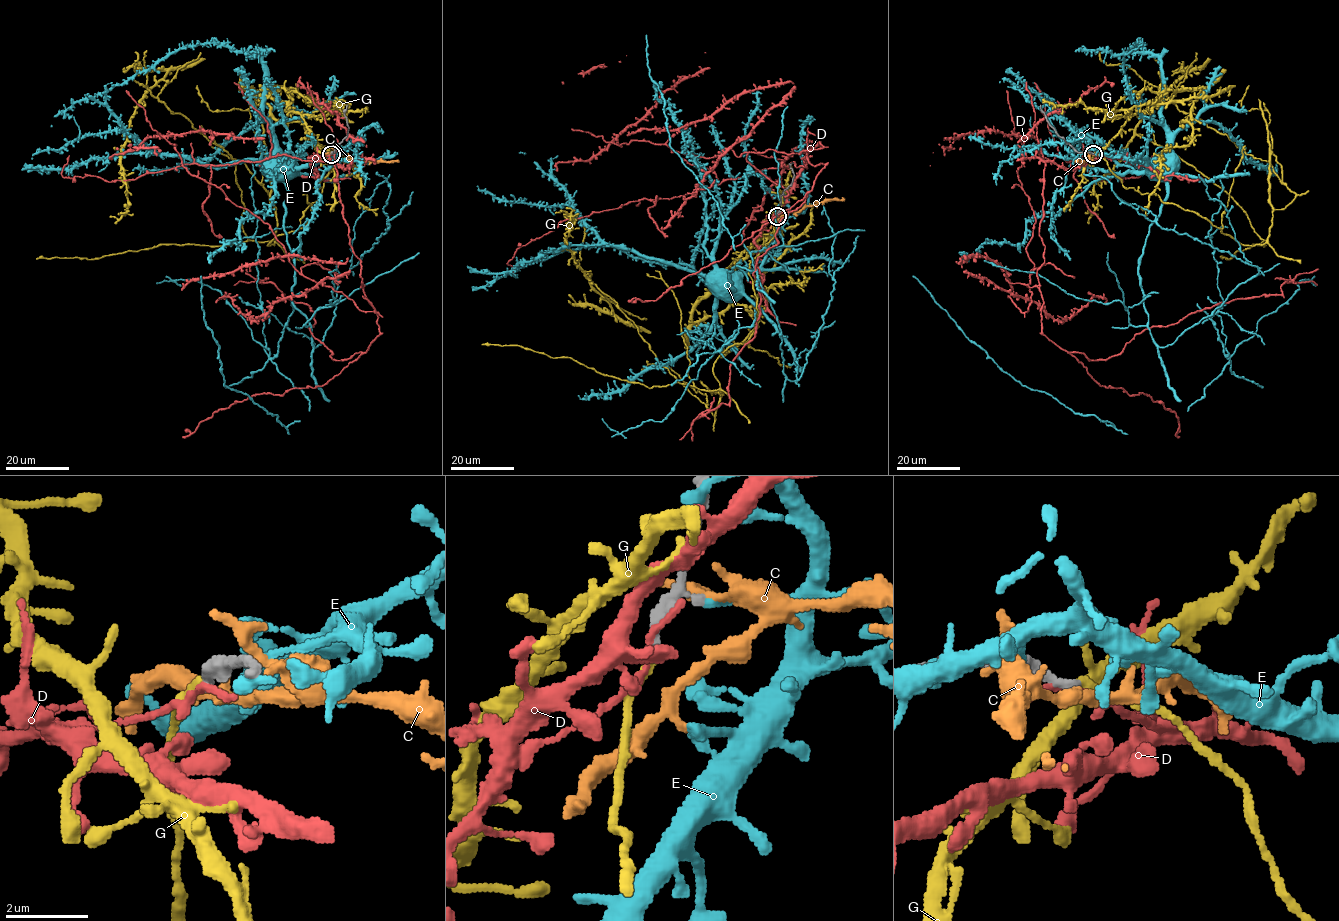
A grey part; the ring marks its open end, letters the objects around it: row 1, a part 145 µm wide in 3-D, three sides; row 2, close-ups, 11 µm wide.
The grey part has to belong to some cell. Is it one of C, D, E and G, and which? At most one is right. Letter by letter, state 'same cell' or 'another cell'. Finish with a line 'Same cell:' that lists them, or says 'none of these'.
C: another cell
D: another cell
E: another cell
G: same cell
Same cell: G

